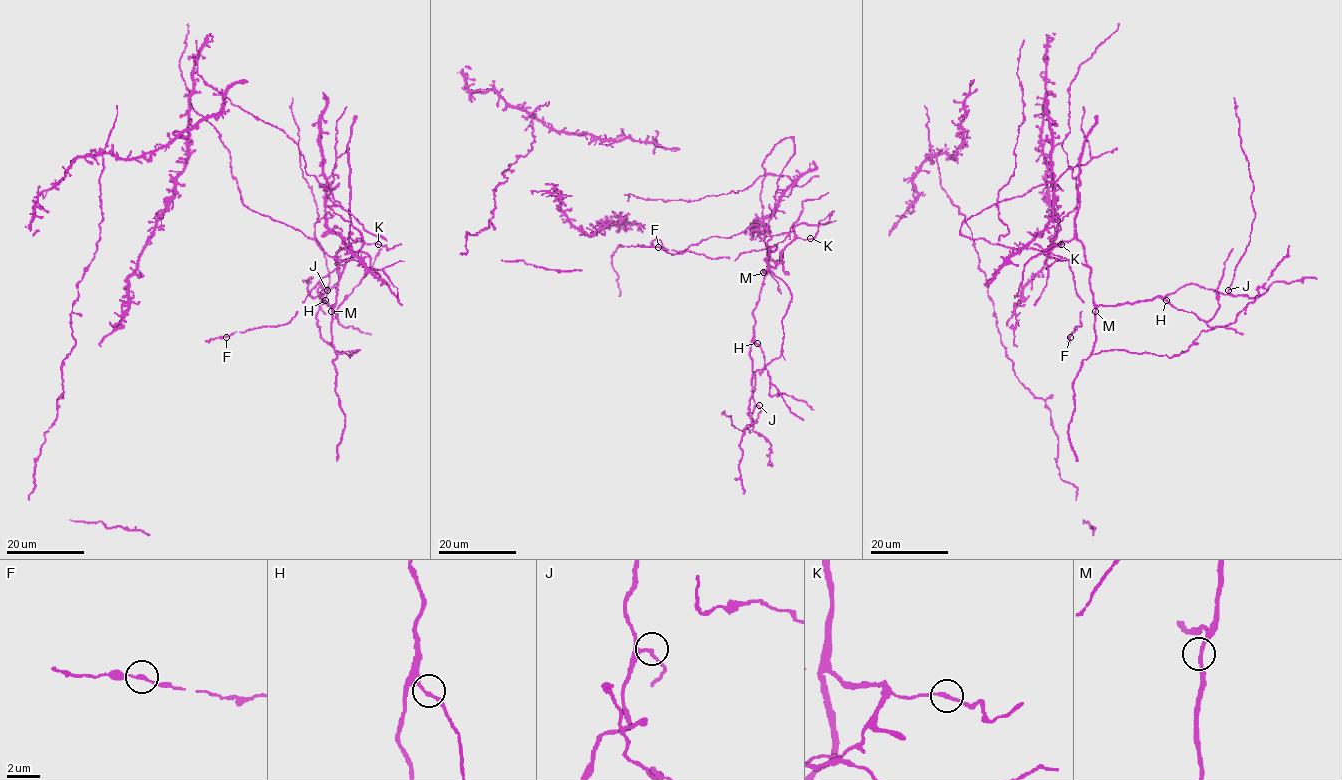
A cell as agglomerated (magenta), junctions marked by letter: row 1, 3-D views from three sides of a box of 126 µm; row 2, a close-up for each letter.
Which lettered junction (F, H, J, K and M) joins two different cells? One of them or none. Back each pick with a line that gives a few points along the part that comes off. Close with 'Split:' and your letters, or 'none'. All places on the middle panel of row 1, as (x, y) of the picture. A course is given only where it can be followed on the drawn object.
Split: none

